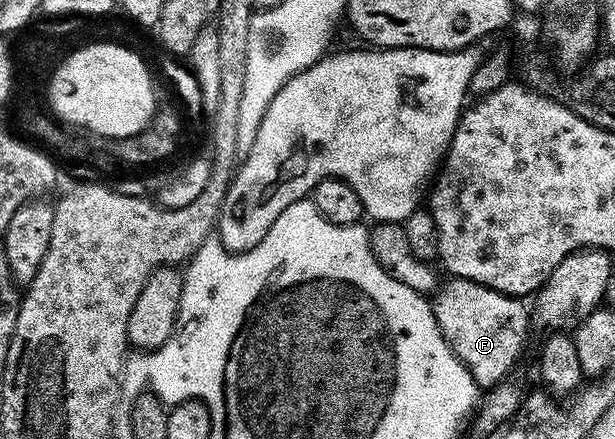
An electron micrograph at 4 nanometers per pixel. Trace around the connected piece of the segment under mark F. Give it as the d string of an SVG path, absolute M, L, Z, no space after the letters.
M452 277L447 281L431 300L434 317L450 349L464 362L477 388L491 389L511 376L508 374L512 366L519 361L528 343L529 308L523 298L504 295L469 279Z

